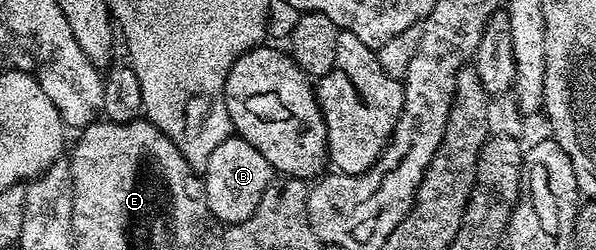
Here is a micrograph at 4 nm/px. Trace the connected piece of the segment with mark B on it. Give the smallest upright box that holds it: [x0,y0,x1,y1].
[204,135,274,225]

